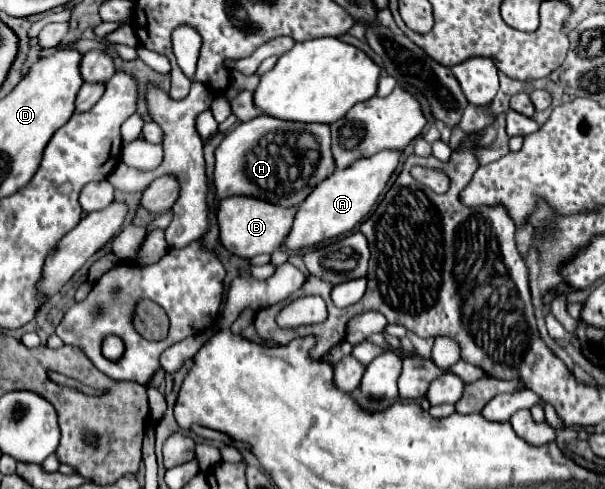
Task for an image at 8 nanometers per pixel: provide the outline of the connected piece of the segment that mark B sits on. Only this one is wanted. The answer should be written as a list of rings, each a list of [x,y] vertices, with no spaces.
[[[234,195],[234,197],[222,199],[218,207],[220,239],[230,253],[240,255],[244,259],[250,259],[262,253],[272,253],[284,243],[286,235],[290,233],[296,211],[298,207],[280,207],[248,195]]]

